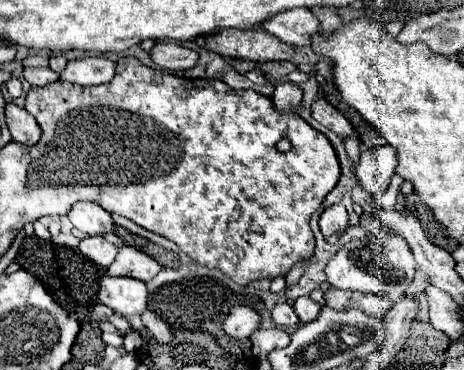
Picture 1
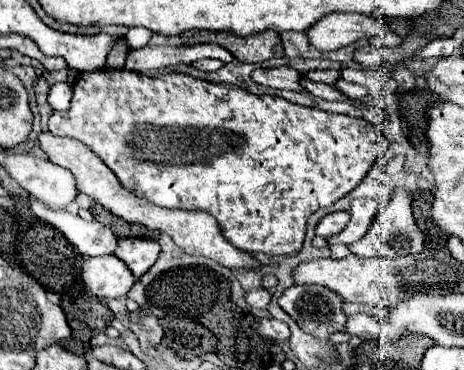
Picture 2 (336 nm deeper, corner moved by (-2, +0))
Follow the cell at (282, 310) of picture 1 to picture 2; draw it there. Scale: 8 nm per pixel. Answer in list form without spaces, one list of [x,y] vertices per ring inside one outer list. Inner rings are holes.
[[[256,288],[256,290],[250,290],[244,294],[246,302],[252,306],[252,308],[262,308],[266,310],[268,302],[270,302],[270,292],[266,288]]]

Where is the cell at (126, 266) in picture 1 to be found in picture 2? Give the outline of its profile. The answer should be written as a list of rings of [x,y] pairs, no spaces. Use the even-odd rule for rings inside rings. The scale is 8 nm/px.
[[[124,238],[116,248],[116,256],[132,270],[136,278],[146,274],[150,266],[156,262],[160,252],[160,244],[148,238]]]

